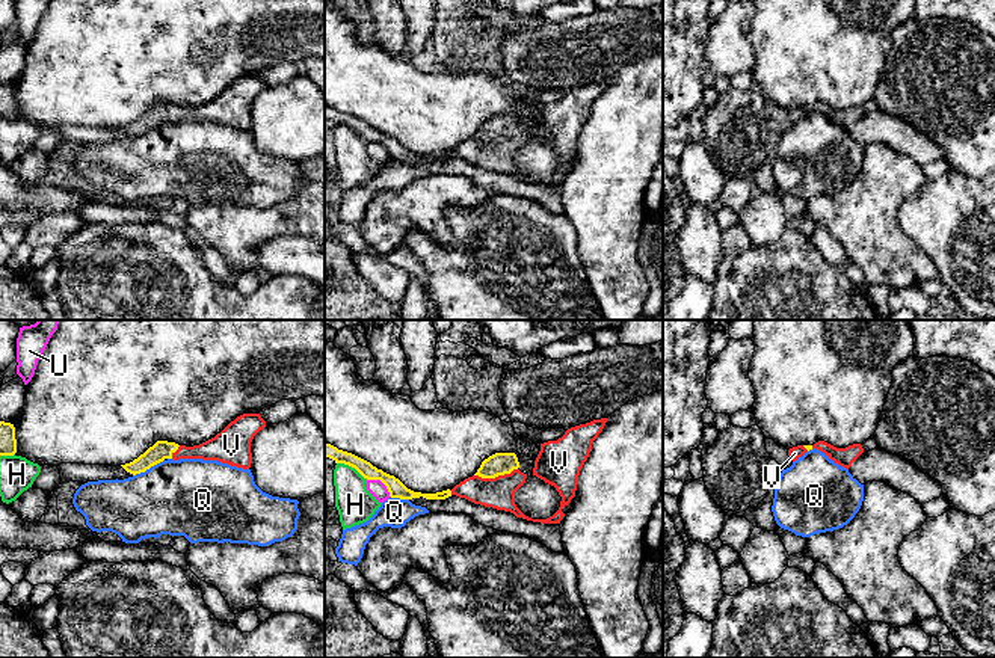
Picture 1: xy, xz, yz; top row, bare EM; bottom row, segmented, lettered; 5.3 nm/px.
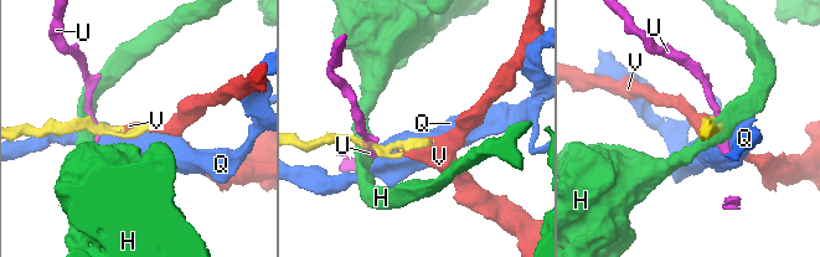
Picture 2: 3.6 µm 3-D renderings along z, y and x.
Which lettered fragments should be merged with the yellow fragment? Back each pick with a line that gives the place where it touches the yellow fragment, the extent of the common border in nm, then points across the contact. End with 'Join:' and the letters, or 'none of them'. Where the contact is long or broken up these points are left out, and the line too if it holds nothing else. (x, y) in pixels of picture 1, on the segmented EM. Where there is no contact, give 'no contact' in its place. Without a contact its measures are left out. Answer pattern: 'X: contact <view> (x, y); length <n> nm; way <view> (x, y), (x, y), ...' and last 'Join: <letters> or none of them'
V: contact xz (495, 476); length 240 nm; way xz (499, 464), (495, 476), (495, 489), (499, 492)
Join: V

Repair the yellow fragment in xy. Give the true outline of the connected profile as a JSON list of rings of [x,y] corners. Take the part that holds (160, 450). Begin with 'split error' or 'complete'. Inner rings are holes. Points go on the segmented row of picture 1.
split error; [[[243,414],[231,421],[214,438],[199,445],[186,447],[175,442],[157,441],[137,459],[121,466],[127,472],[136,475],[145,472],[165,459],[202,459],[249,469],[252,463],[251,442],[264,427],[266,421],[260,414]]]

